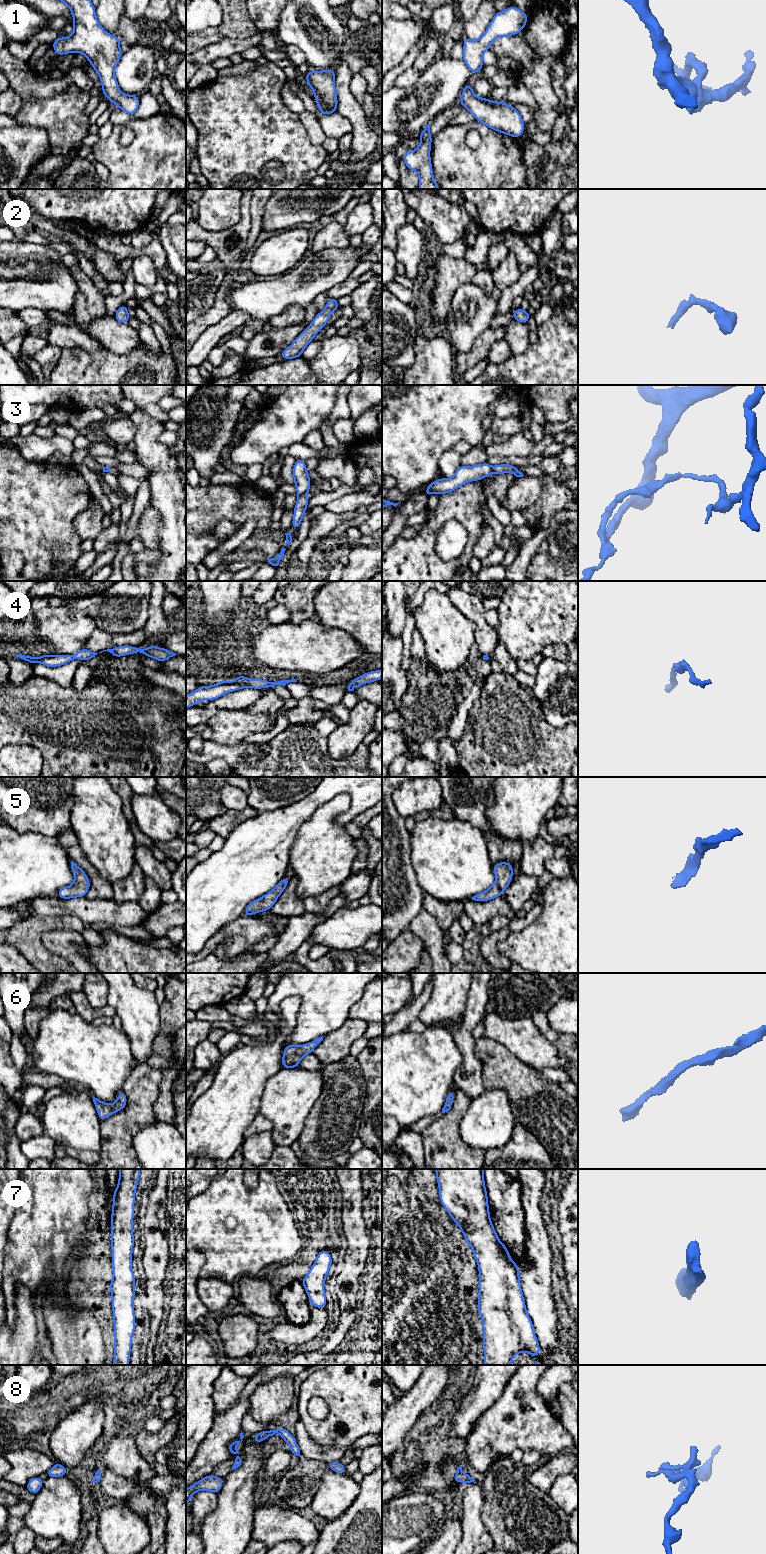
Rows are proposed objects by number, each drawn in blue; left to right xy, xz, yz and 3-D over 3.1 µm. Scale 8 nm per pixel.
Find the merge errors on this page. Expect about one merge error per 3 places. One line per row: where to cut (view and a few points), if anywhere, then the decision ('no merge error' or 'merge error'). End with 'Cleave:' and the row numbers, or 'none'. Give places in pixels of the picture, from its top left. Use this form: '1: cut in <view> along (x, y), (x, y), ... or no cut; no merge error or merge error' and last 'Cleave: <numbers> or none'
1: no cut; no merge error
2: no cut; no merge error
3: cut in xz along (306, 494), (299, 496); merge error
4: no cut; no merge error
5: no cut; no merge error
6: no cut; no merge error
7: no cut; no merge error
8: no cut; no merge error
Cleave: 3

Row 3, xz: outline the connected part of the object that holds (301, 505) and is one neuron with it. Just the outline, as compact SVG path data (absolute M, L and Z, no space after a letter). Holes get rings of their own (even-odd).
M301 495L298 497L295 508L294 508L294 515L291 527L295 530L299 529L303 515L307 509L308 505L308 496Z

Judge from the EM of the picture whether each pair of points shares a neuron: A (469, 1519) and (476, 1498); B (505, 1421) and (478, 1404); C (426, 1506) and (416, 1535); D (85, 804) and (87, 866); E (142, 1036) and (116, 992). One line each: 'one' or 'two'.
A: one
B: two
C: one
D: two
E: one

